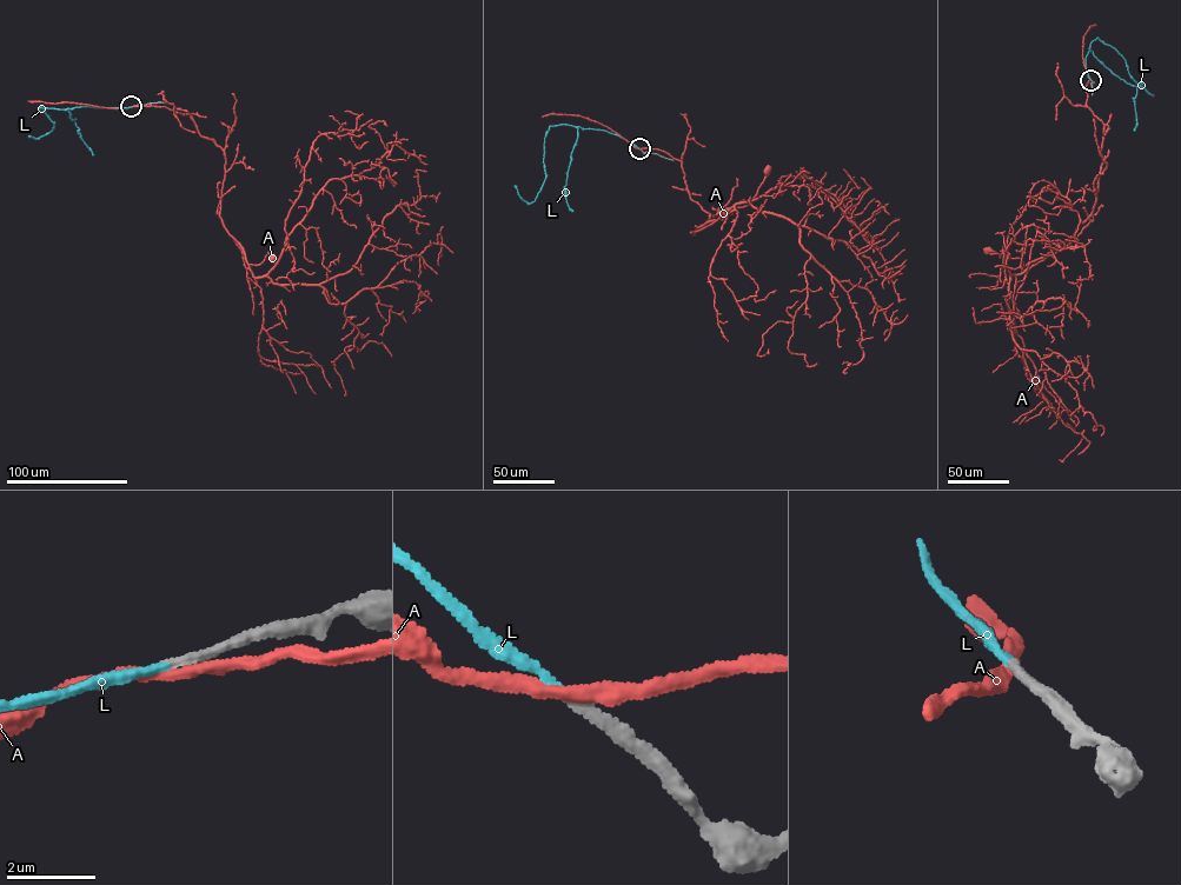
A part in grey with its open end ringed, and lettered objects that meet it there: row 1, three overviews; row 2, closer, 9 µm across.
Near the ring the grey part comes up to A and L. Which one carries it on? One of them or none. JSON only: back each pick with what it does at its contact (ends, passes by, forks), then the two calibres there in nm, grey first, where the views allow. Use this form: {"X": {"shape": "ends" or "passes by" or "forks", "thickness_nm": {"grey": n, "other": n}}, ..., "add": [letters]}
{"L": {"shape": "ends", "thickness_nm": {"grey": 240, "other": 190}}, "add": ["L"]}

